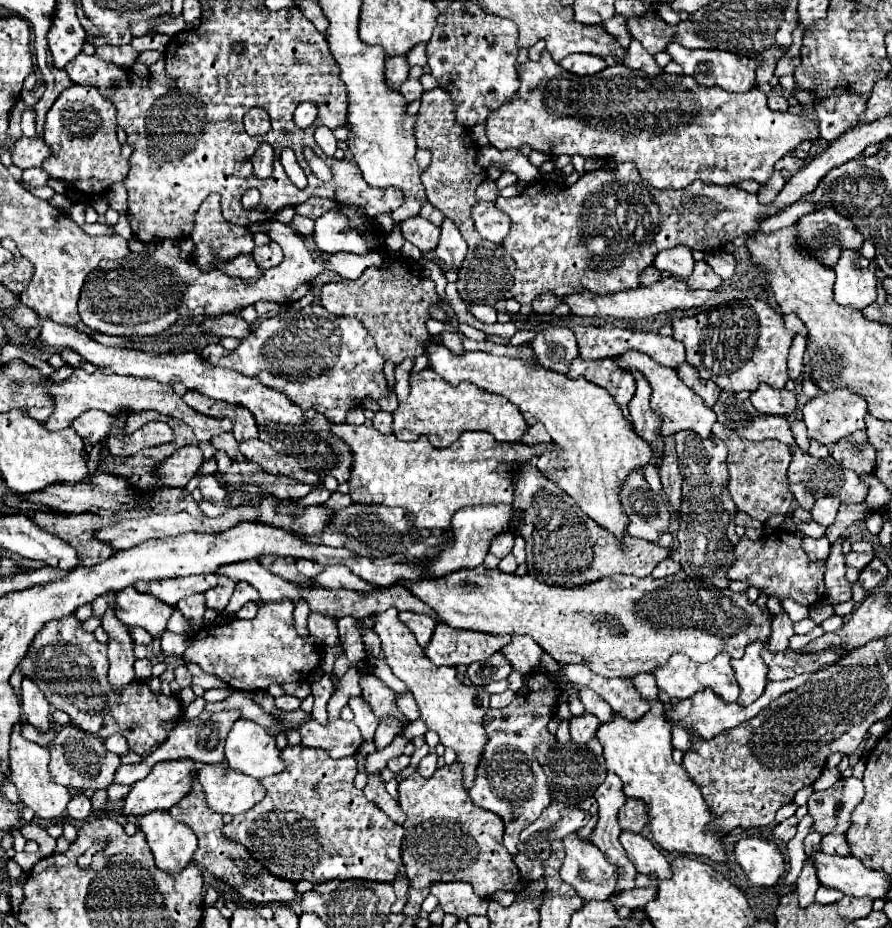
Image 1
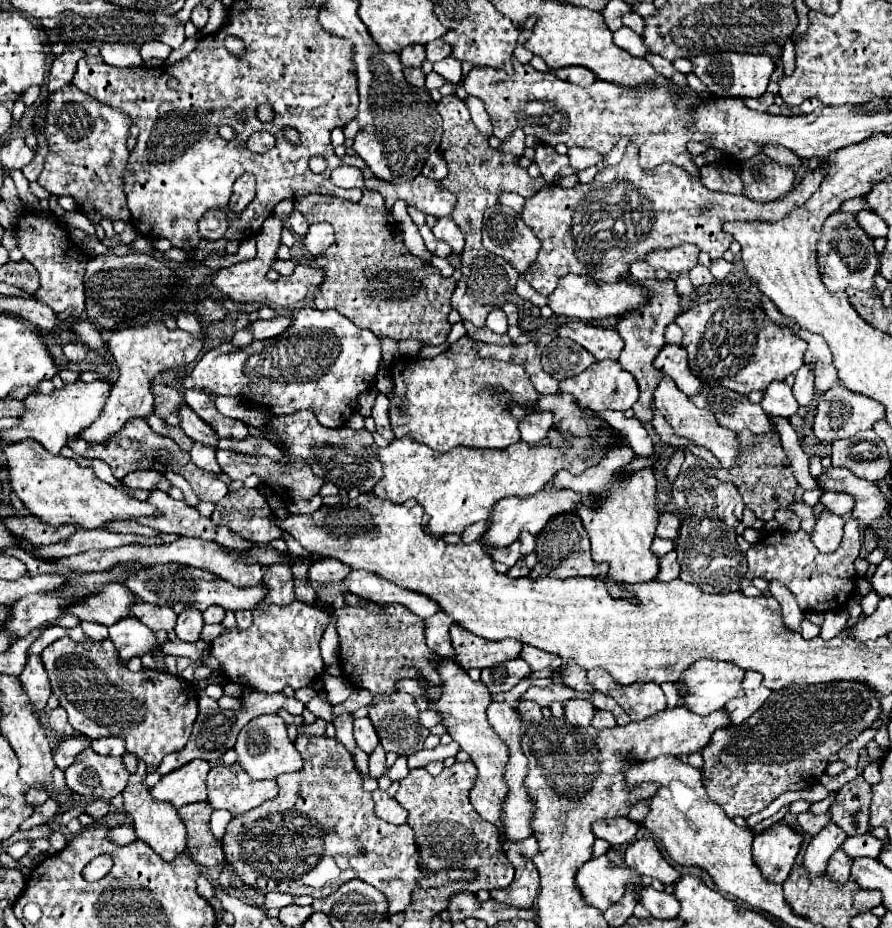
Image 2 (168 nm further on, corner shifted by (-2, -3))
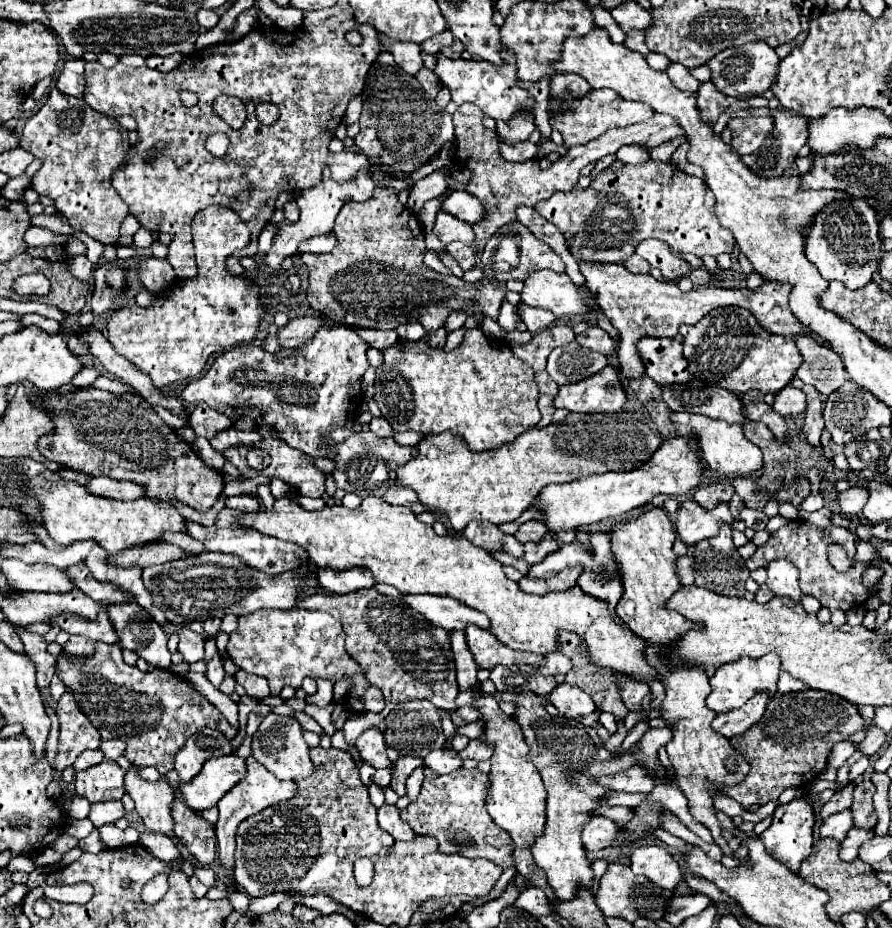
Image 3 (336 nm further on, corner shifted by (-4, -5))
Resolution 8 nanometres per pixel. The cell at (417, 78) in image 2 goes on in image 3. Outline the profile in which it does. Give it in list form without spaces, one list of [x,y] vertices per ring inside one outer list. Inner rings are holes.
[[[383,37],[383,43],[387,43],[387,47],[391,47],[391,53],[397,61],[397,65],[409,73],[409,75],[417,75],[419,69],[423,67],[423,59],[421,59],[421,47],[417,43],[395,43],[387,37]]]

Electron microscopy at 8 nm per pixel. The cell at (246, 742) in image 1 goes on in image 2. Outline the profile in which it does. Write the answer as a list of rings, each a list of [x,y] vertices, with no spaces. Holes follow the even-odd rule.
[[[261,715],[251,719],[239,733],[237,743],[237,761],[253,779],[275,779],[281,773],[295,773],[303,769],[301,755],[297,753],[293,741],[287,737],[287,725],[279,715]]]

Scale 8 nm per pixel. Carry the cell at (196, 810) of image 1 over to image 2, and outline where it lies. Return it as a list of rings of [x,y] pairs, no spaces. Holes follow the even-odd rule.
[[[191,803],[179,809],[179,817],[187,829],[187,853],[203,867],[217,867],[225,863],[223,849],[209,829],[213,807],[209,803]]]

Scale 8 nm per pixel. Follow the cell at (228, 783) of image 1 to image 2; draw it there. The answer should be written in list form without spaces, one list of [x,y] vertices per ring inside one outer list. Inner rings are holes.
[[[239,763],[215,765],[207,777],[207,789],[213,809],[227,809],[233,815],[247,813],[279,793],[275,779],[255,781]]]

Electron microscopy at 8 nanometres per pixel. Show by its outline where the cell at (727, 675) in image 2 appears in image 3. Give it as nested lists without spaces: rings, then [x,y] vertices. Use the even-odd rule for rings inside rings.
[[[765,655],[759,659],[747,657],[735,663],[725,663],[717,667],[715,675],[711,677],[711,695],[707,697],[707,707],[713,709],[715,713],[723,713],[745,705],[759,691],[769,691],[773,695],[777,687],[777,679],[779,679],[779,659],[775,655]]]

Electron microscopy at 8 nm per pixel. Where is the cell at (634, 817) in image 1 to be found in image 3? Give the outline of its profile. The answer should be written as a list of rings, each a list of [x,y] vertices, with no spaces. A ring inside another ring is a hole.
[[[597,815],[583,829],[583,845],[587,847],[587,851],[599,851],[613,845],[621,833],[623,831],[611,819]]]

